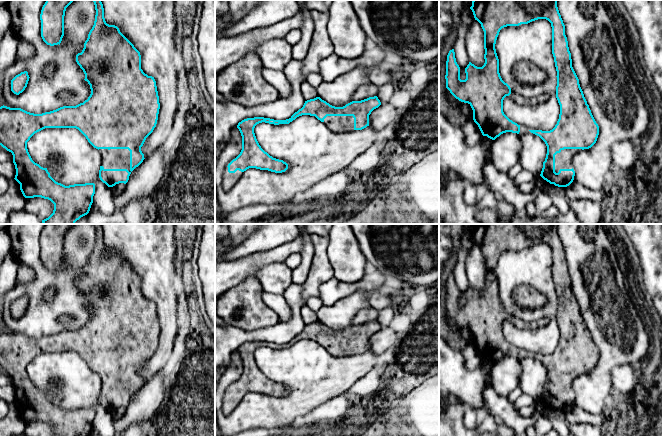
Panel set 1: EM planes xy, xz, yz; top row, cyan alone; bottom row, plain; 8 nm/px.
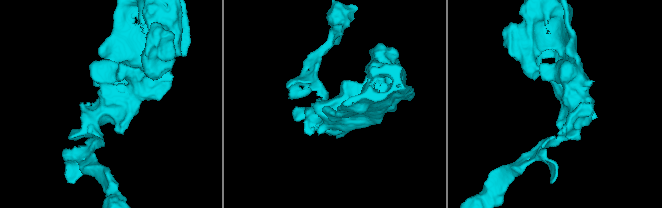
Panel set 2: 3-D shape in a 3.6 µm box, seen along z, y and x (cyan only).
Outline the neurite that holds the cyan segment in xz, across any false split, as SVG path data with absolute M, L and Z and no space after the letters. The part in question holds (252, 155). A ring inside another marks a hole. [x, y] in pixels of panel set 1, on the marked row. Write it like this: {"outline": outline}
{"outline": "M377 96L361 101L352 101L343 107L335 107L322 100L320 97L305 101L303 107L295 112L289 119L274 120L264 117L247 118L238 123L242 136L242 150L240 154L229 162L223 177L223 189L228 191L249 168L268 170L282 173L288 169L288 164L270 156L259 145L254 128L257 124L289 124L302 115L315 116L323 122L333 133L353 132L369 126L369 115L381 105Z"}

